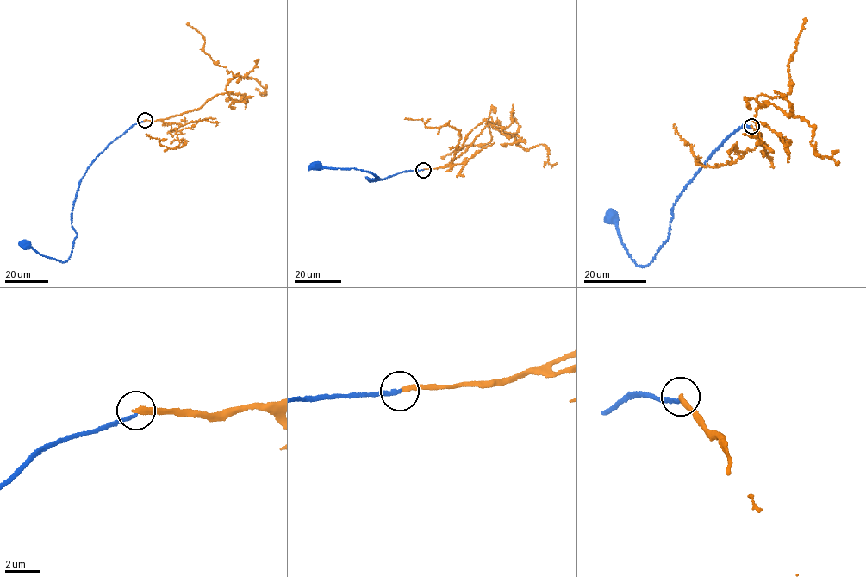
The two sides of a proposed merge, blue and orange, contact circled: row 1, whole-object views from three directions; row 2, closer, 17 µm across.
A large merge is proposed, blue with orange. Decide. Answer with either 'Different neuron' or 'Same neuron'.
Different neuron

